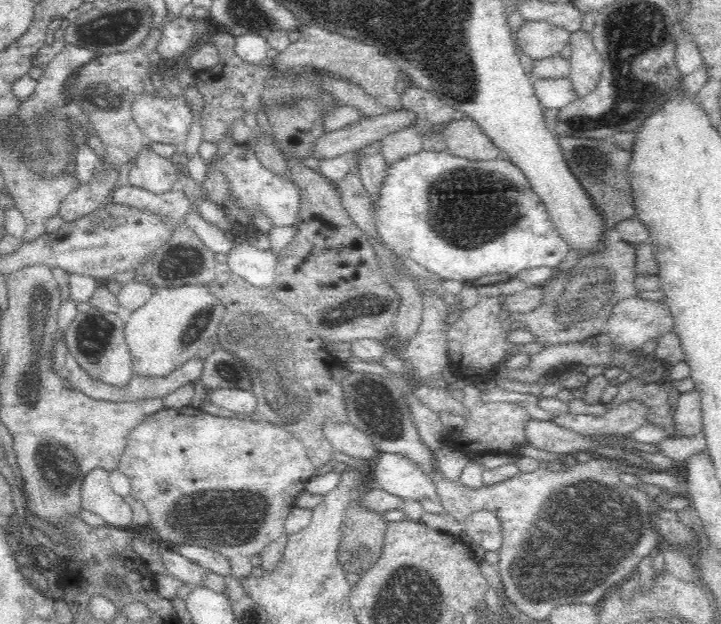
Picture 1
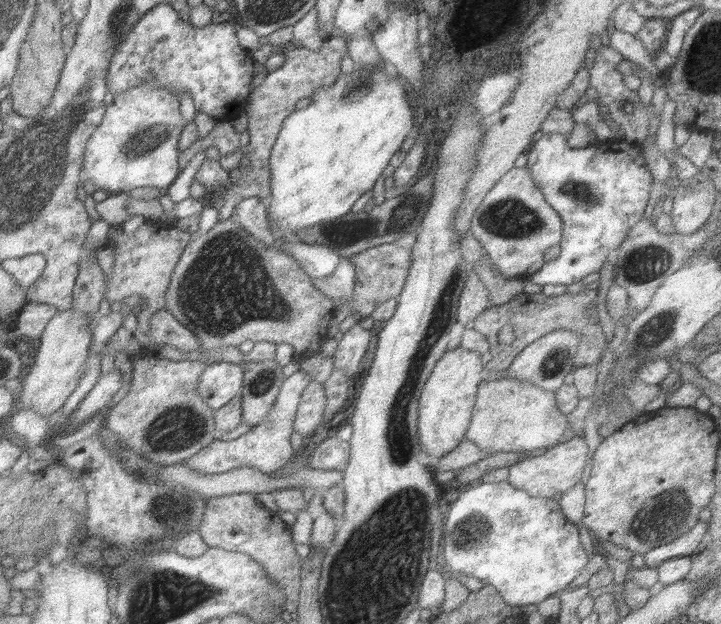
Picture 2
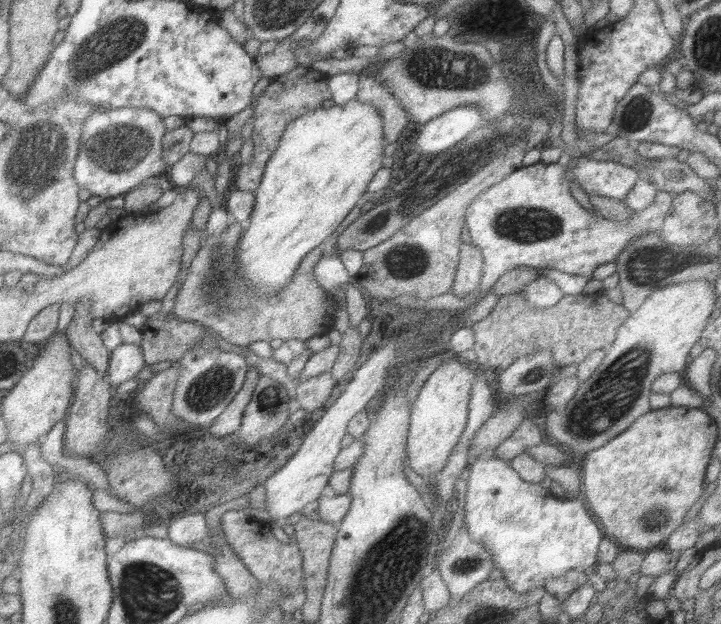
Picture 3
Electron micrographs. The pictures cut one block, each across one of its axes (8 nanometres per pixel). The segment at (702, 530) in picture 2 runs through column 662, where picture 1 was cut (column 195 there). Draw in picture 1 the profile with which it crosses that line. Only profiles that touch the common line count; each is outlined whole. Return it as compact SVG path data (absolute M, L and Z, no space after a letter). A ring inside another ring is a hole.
M170 544L170 548L174 548L176 552L180 552L184 558L192 560L194 564L202 566L204 570L208 572L214 572L214 574L220 574L220 576L230 576L232 574L232 564L230 560L220 554L220 552L214 552L210 548L202 548L202 546L188 546L188 544Z

